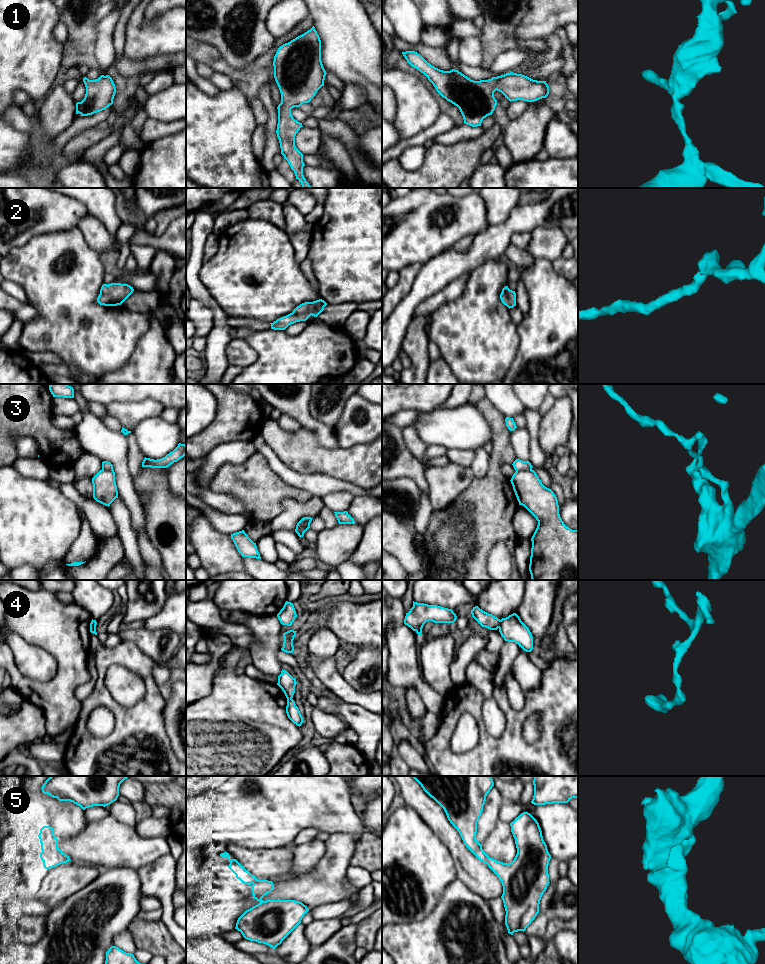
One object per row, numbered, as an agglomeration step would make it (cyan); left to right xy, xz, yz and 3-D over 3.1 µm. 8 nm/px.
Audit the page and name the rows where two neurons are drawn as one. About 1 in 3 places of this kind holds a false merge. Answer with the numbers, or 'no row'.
3, 4

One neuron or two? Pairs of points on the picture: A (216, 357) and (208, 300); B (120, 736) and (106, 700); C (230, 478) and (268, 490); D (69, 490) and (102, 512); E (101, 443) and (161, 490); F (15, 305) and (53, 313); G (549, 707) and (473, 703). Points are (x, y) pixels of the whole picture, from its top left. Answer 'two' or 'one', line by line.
A: one
B: one
C: one
D: one
E: two
F: two
G: one

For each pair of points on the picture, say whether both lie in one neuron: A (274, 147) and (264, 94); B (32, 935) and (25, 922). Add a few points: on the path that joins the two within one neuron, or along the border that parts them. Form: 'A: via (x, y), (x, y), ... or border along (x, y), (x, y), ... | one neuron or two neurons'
A: via (272, 134), (272, 110), (270, 107) | one neuron
B: via (30, 932), (26, 925) | one neuron

